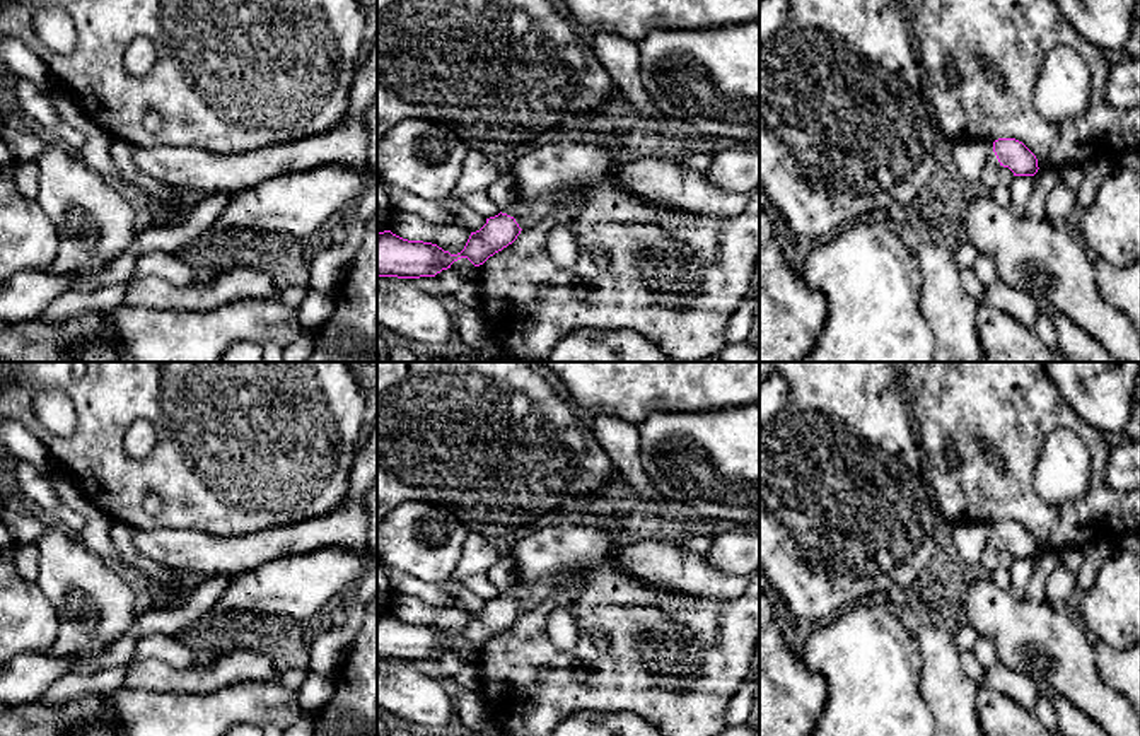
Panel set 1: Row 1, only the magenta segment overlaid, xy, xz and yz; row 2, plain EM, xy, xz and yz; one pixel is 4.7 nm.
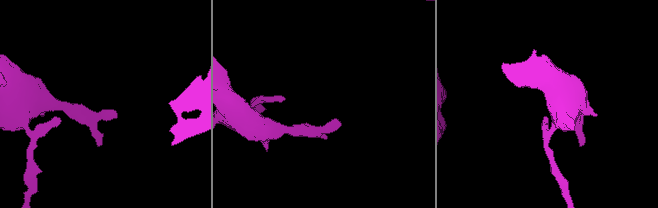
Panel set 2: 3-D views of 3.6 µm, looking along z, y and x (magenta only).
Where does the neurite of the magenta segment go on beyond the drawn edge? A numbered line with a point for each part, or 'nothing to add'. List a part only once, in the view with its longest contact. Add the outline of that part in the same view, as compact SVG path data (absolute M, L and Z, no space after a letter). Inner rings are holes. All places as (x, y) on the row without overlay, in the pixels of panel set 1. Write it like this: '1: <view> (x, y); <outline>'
1: xz (526, 595); M558 572L534 582L517 581L505 591L500 591L500 594L514 599L521 611L531 611L556 589L565 589L570 601L577 601L580 596L579 581L567 572Z

